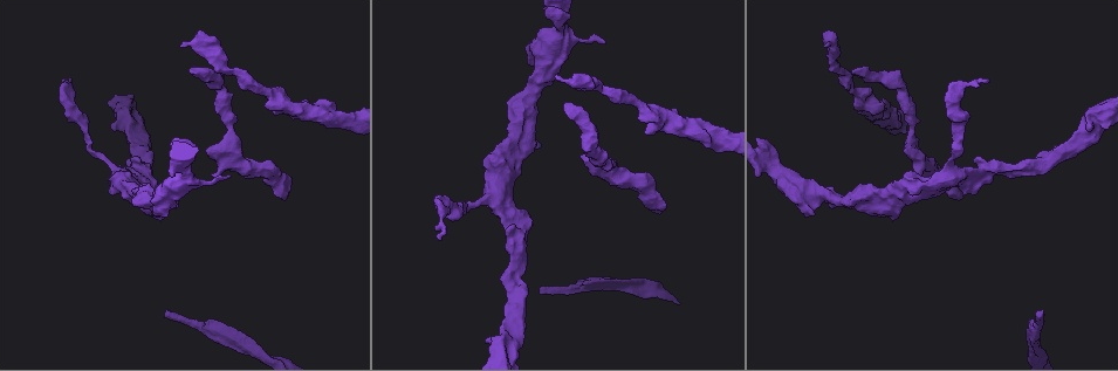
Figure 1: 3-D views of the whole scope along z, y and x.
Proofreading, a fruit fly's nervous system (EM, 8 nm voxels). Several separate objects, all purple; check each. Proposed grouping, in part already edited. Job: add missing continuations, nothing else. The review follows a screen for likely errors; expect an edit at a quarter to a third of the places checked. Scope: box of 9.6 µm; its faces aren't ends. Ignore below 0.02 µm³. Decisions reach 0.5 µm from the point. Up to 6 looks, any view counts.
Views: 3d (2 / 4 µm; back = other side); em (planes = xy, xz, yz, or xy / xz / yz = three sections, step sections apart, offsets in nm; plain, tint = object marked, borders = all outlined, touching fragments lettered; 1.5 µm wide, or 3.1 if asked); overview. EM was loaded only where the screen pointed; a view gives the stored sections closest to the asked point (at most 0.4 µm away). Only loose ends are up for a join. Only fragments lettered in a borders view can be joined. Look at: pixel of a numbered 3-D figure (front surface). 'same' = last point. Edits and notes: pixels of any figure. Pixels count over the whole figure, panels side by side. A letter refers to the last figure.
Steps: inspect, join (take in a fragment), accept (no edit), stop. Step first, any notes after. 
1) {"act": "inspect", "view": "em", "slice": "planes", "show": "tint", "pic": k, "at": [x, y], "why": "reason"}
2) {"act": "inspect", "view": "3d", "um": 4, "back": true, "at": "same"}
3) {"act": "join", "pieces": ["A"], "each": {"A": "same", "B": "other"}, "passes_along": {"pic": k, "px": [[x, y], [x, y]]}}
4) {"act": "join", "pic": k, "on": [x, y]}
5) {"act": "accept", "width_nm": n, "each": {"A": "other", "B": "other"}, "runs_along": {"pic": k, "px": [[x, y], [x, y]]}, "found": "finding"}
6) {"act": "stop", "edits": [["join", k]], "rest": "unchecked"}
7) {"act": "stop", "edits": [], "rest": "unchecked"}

{"act": "inspect", "view": "3d", "um": 4, "pic": 1, "at": [605, 43], "why": "branch stops here"}

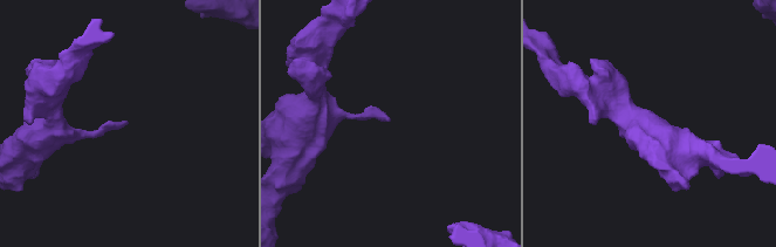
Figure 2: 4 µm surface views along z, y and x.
{"act": "inspect", "view": "em", "slice": "yz", "step": 8, "show": "borders", "pic": 2, "at": [387, 119], "why": "shape alone is not enough"}

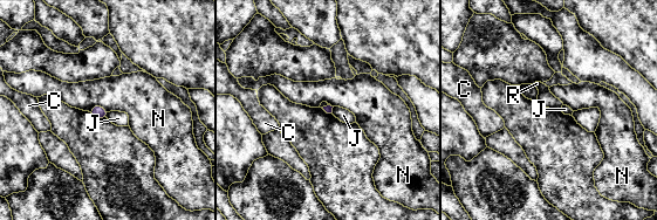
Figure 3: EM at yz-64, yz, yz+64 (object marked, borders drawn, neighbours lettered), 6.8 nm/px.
{"act": "inspect", "view": "em", "slice": "planes", "show": "borders", "at": "same"}

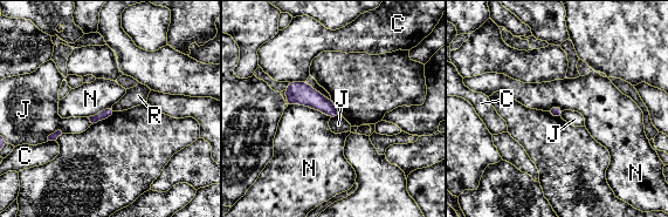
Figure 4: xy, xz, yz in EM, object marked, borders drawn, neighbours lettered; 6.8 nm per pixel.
{"act": "accept", "width_nm": 70, "each": {"C": "other", "J": "other", "N": "other", "R": "other"}, "border": {"pic": 4, "px": [[62, 131], [55, 130], [47, 140]]}, "found": "none of them fits"}

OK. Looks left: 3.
{"act": "inspect", "view": "em", "slice": "yz", "step": 8, "show": "tint", "pic": 1, "at": [814, 216], "why": "branch stops here"}

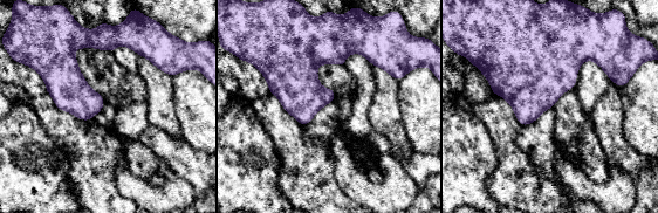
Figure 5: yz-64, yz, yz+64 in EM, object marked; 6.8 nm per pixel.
{"act": "inspect", "view": "em", "slice": "planes", "show": "borders", "at": "same"}

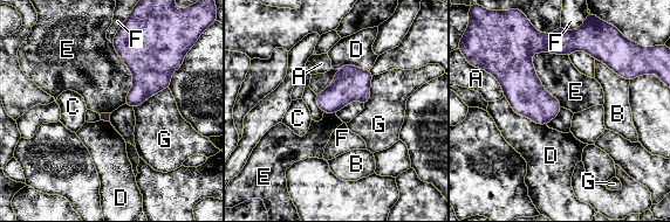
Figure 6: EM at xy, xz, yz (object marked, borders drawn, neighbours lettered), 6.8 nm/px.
{"act": "accept", "each": {"A": "other", "B": "other", "C": "other", "D": "other", "E": "other", "F": "other", "G": "other"}, "border": {"pic": 6, "px": [[369, 69], [342, 66], [316, 95]]}, "found": "none of them fits"}

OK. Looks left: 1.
{"act": "stop", "edits": [], "rest": "unchecked"}

